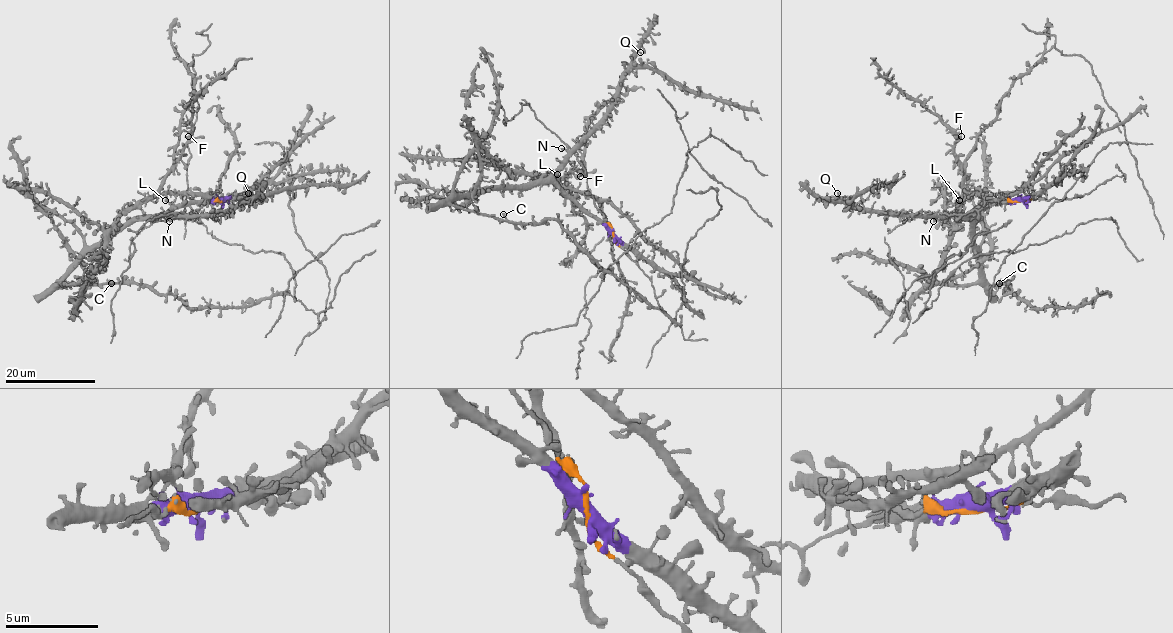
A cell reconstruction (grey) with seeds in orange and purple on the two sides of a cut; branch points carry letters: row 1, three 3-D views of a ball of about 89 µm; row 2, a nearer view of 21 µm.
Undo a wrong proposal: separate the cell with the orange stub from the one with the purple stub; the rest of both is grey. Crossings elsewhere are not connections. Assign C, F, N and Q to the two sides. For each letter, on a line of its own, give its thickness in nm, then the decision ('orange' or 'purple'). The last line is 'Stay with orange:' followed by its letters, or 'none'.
C: 340 nm thick; purple
F: 320 nm thick; orange
N: 320 nm thick; purple
Q: 150 nm thick; purple
Stay with orange: F

